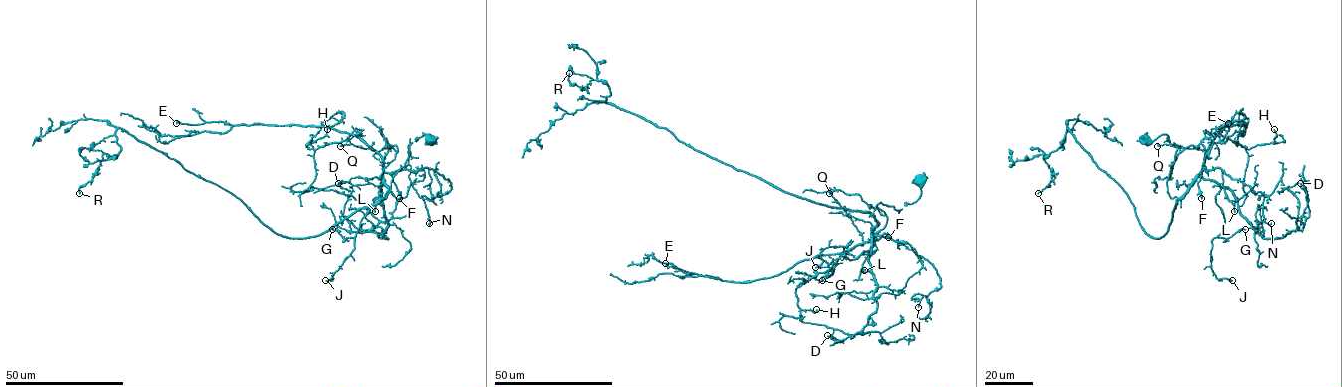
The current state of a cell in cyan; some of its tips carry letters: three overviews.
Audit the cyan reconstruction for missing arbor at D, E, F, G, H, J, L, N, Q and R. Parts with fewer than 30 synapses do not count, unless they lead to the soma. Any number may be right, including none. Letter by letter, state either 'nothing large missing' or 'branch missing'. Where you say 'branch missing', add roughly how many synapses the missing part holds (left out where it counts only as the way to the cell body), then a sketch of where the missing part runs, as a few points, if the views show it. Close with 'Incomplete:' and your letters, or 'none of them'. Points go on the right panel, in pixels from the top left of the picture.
D: nothing large missing
E: nothing large missing
F: nothing large missing
G: nothing large missing
H: nothing large missing
J: nothing large missing
L: nothing large missing
N: nothing large missing
Q: nothing large missing
R: nothing large missing
Incomplete: none of them

